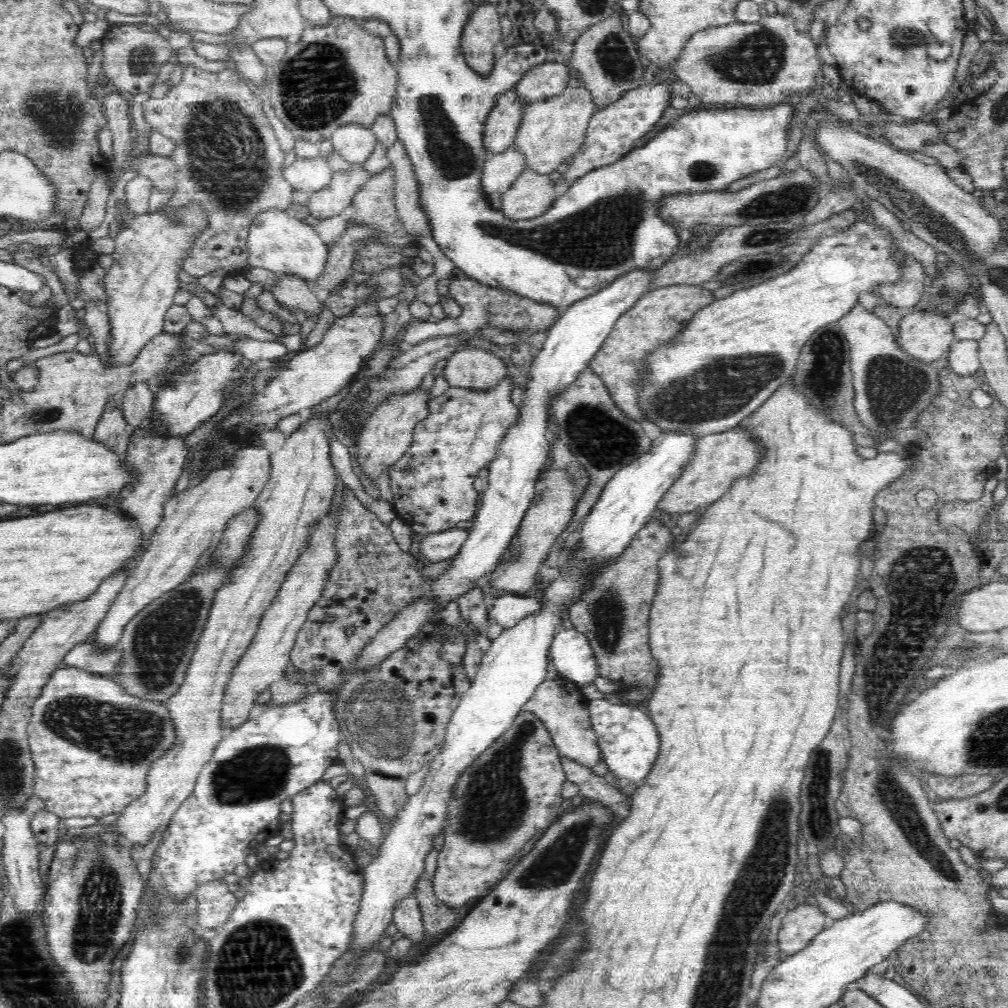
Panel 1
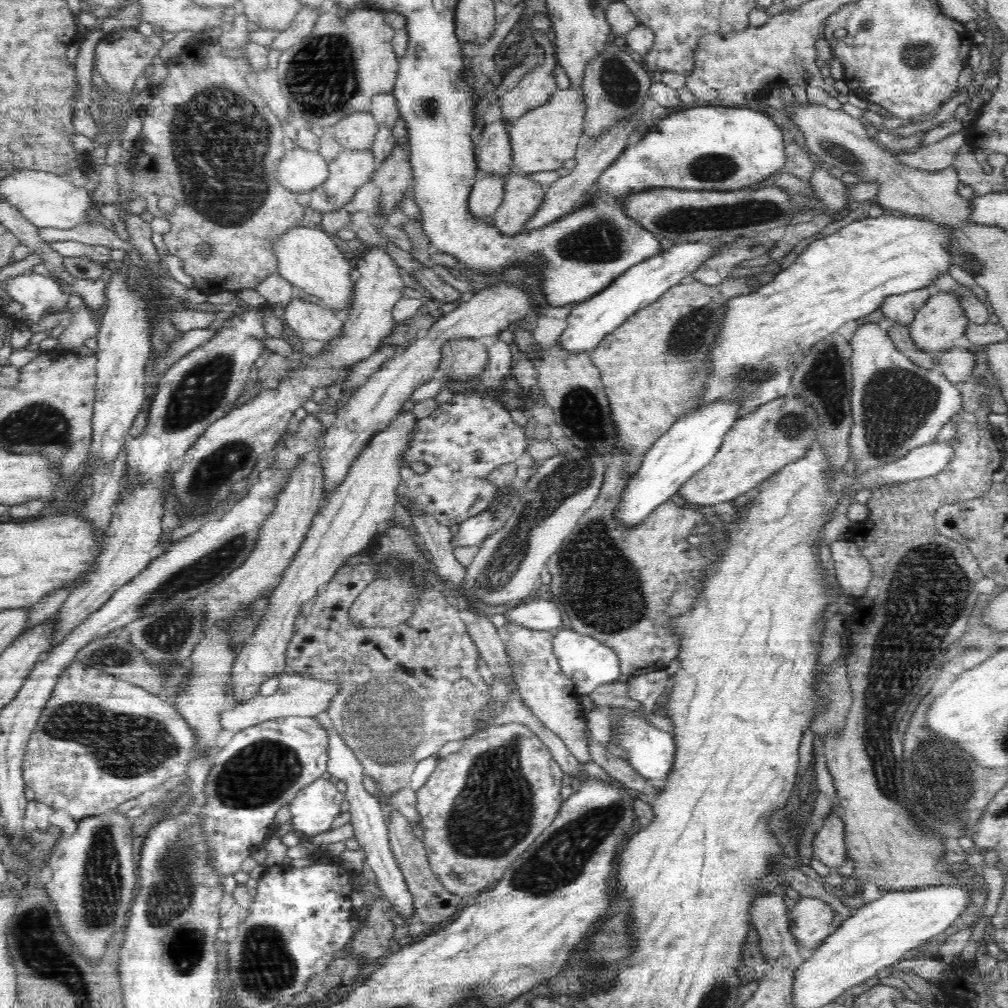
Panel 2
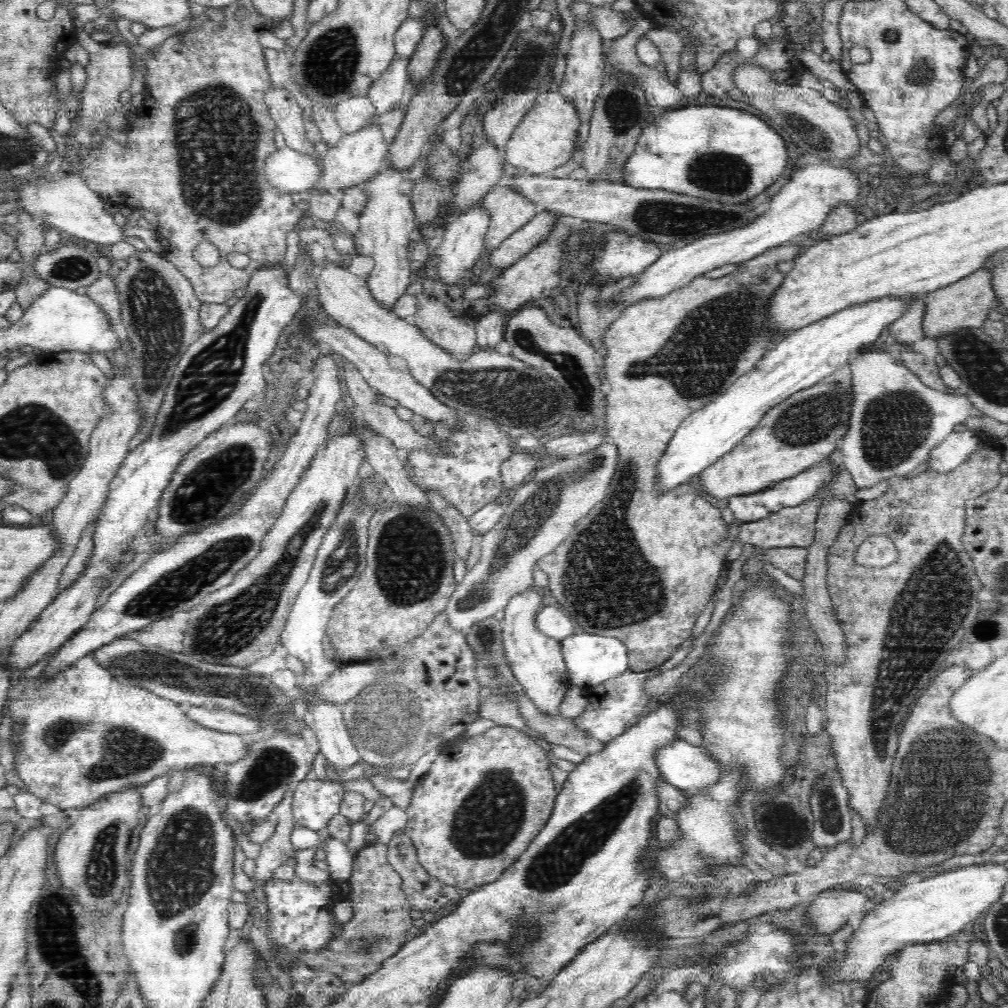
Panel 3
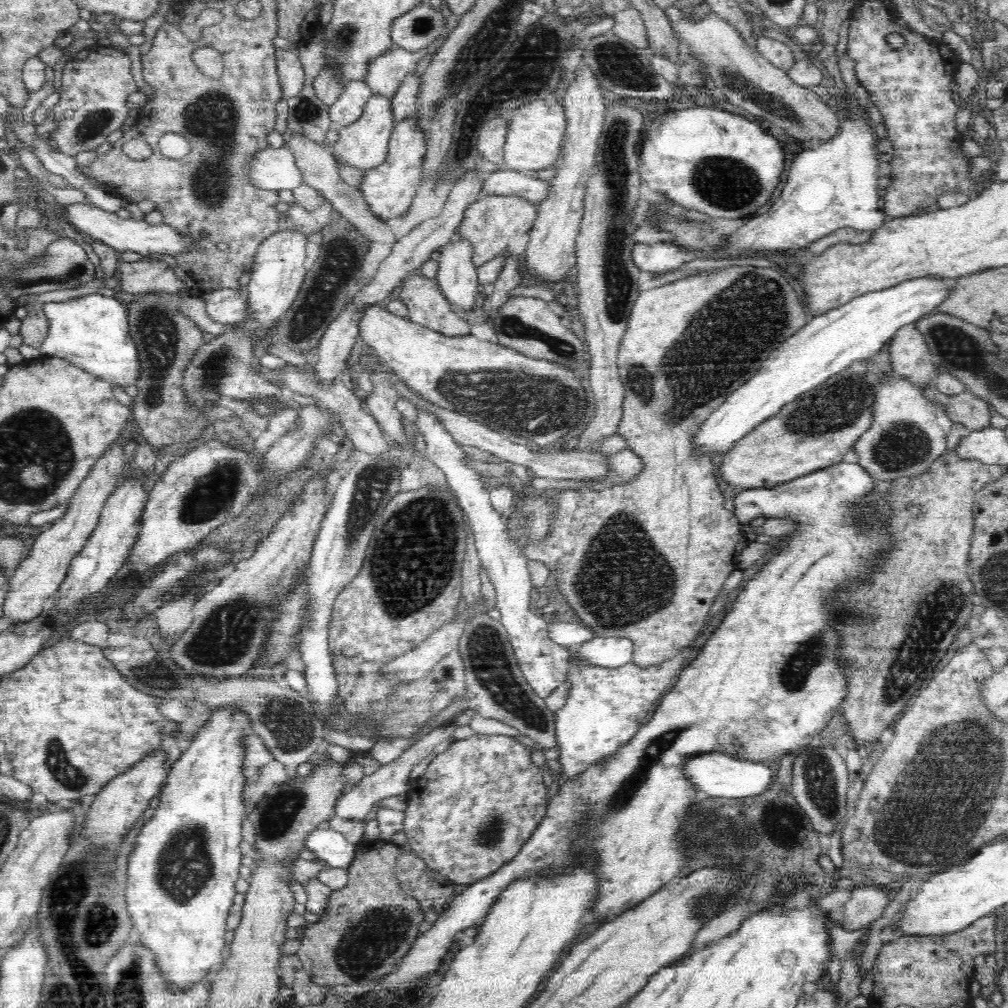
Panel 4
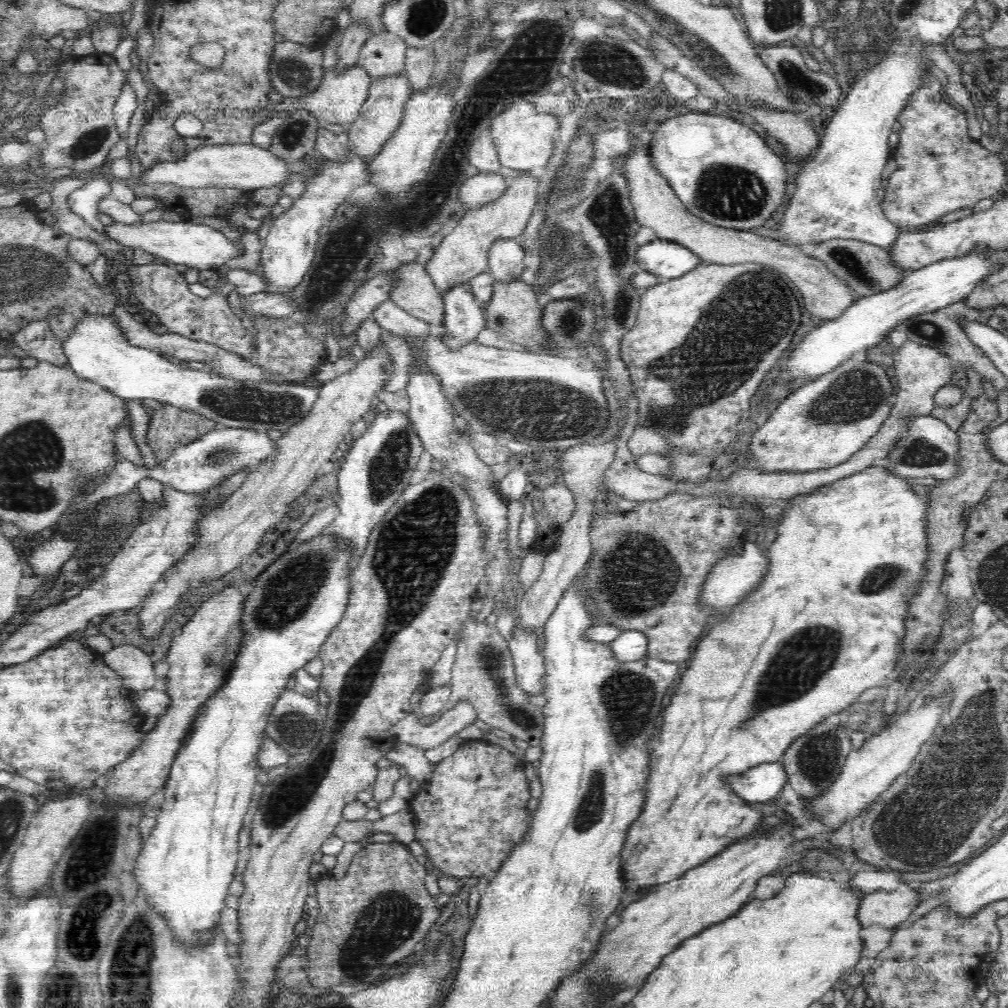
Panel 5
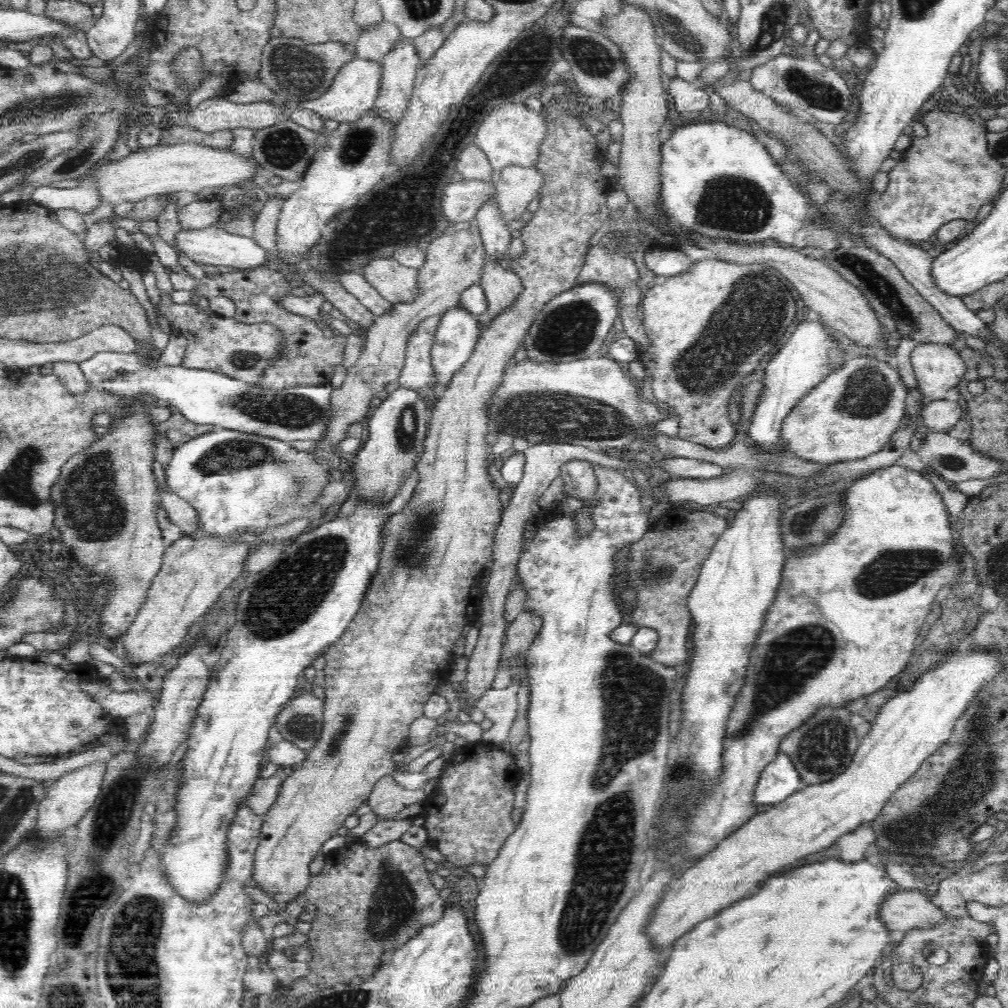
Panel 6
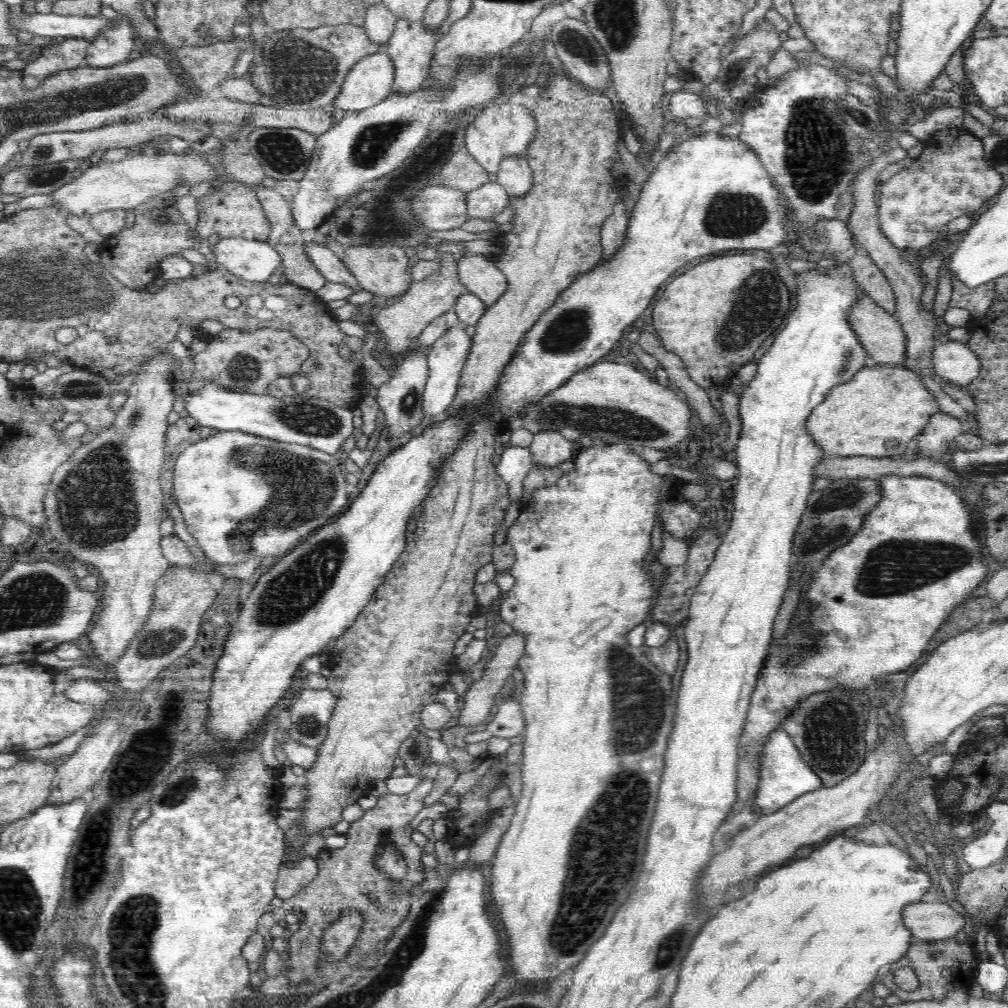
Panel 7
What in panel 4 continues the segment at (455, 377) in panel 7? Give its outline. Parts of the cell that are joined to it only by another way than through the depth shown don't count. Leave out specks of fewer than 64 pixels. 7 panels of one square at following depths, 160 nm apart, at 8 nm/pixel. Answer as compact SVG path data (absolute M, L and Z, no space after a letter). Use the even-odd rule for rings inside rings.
M455 234L439 251L440 264L435 280L448 303L465 317L465 313L475 308L477 292L481 289L477 268L472 264L473 246Z

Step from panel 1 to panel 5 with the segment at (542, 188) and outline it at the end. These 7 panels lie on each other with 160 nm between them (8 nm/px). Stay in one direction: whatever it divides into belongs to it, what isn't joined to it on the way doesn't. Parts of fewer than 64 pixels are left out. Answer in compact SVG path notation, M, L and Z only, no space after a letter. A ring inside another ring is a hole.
M527 172L507 179L504 193L495 201L468 210L456 227L442 239L440 245L433 249L432 258L426 262L424 269L441 296L446 295L453 287L468 284L478 274L489 272L488 251L495 240L508 237L519 240L522 236L536 206L539 178Z

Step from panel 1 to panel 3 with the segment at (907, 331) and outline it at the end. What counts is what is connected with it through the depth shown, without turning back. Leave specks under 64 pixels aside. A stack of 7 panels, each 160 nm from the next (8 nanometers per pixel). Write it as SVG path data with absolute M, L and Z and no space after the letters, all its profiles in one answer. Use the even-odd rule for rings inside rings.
M984 269L974 272L958 282L953 282L949 286L921 296L926 305L923 330L927 337L934 340L946 336L954 330L984 327L988 320L988 312L998 310L1001 305L1001 302L996 299L997 295L993 288L993 273Z

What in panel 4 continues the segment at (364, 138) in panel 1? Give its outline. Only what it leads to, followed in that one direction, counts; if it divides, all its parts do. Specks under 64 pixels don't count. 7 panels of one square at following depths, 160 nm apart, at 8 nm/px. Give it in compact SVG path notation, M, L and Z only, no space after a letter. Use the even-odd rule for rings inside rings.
M349 80L346 82L344 92L329 108L329 119L334 127L345 127L359 119L366 102L372 95L372 89L365 80Z

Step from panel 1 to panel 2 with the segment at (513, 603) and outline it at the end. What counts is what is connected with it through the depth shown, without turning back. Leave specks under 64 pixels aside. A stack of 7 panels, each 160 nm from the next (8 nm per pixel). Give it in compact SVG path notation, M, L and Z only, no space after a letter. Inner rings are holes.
M544 599L524 604L514 603L505 612L505 617L507 621L535 631L551 632L562 626L562 614L558 606Z

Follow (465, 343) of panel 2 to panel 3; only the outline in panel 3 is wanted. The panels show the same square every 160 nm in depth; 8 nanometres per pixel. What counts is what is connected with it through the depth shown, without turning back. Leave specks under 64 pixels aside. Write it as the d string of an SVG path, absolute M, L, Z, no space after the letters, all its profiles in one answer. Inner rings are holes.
M436 296L419 297L418 312L407 318L407 322L416 326L434 345L450 352L458 359L471 355L477 344L477 333L473 323L456 316Z

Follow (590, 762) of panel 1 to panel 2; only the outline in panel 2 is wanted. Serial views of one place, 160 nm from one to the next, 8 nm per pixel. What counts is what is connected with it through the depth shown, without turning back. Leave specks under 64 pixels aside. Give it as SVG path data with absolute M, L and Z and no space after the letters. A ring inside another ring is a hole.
M507 621L505 626L508 632L508 640L504 642L505 651L511 660L513 678L522 701L530 708L534 716L540 719L544 727L558 735L566 744L566 749L578 761L582 763L592 761L588 743L593 738L586 727L586 712L583 712L579 703L581 695L576 692L574 681L568 678L560 668L560 663L553 651L553 633L535 631L512 621Z

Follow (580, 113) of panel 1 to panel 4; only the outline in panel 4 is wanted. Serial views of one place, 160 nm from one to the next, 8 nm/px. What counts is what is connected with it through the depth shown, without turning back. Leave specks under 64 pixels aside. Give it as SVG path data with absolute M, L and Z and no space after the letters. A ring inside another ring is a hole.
M542 96L542 100L534 100L530 104L520 106L510 116L507 124L502 168L529 173L554 168L556 160L561 155L566 127L565 108L562 104L549 104L549 102L546 104L544 96Z

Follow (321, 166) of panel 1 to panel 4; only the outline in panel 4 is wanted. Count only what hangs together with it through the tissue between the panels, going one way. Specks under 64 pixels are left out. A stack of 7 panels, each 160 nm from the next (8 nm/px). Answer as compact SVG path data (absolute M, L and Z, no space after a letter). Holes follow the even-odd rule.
M286 146L268 147L253 154L247 175L254 186L264 191L292 190L304 183L294 155Z

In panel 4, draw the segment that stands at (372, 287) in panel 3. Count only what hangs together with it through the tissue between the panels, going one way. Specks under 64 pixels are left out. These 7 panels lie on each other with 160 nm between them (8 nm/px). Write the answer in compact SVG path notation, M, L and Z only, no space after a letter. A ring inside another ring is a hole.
M416 116L395 123L387 157L380 166L365 170L361 180L361 194L378 219L387 223L391 218L402 216L411 207L410 204L418 192L426 155L426 139Z

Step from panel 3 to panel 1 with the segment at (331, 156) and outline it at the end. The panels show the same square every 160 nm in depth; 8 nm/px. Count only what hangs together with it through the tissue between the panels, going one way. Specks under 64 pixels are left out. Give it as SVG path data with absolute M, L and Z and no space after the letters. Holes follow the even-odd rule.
M352 164L351 169L333 173L330 184L311 193L306 202L311 220L330 218L352 205L354 195L370 178L362 164Z

